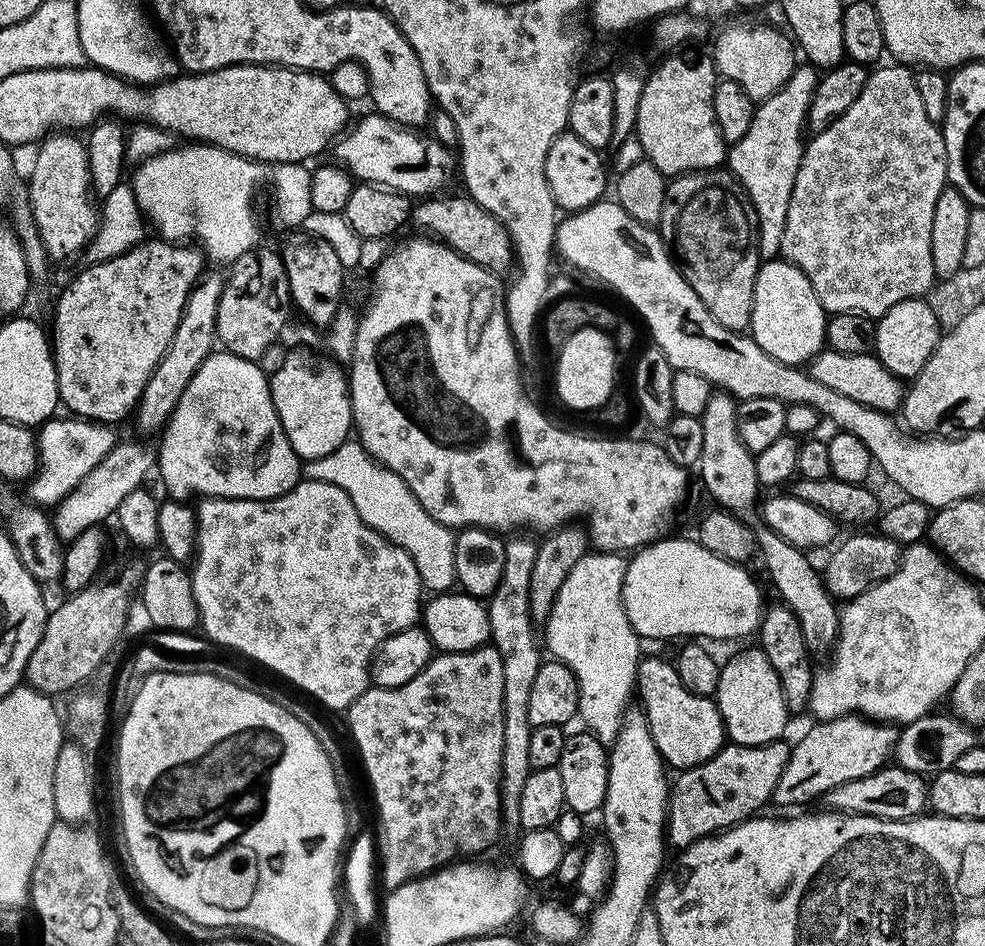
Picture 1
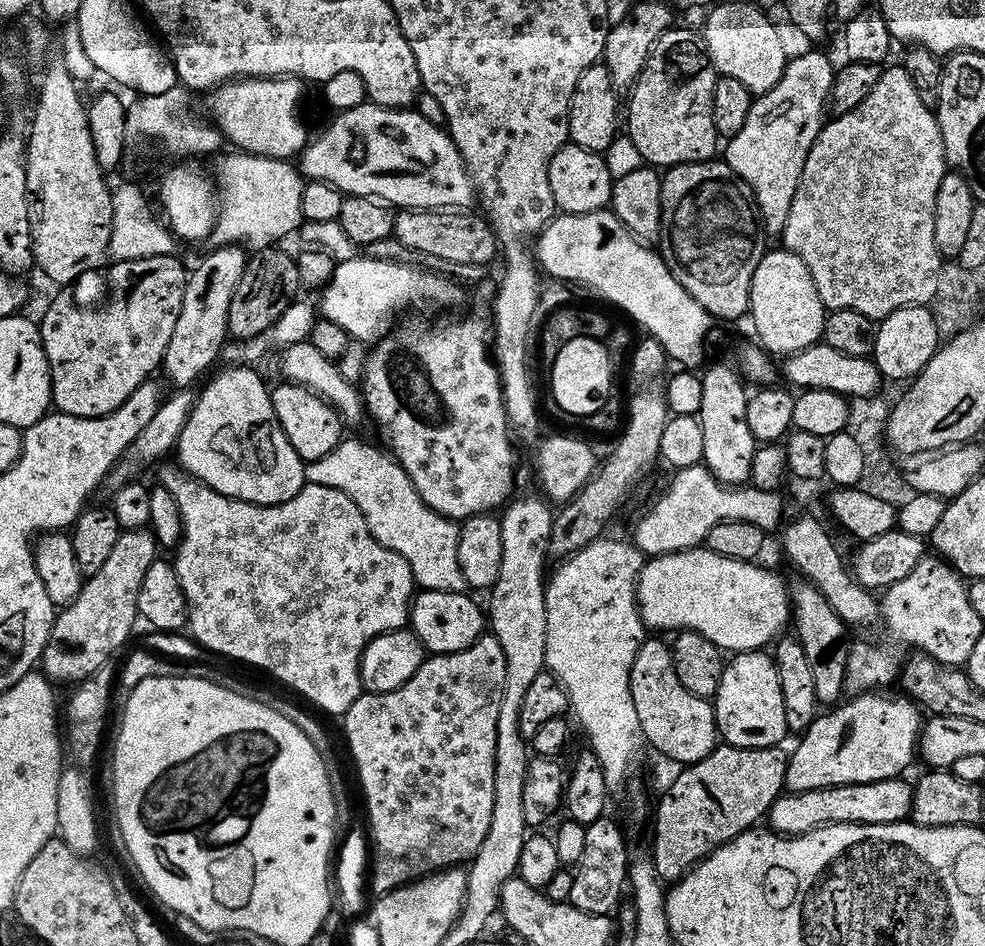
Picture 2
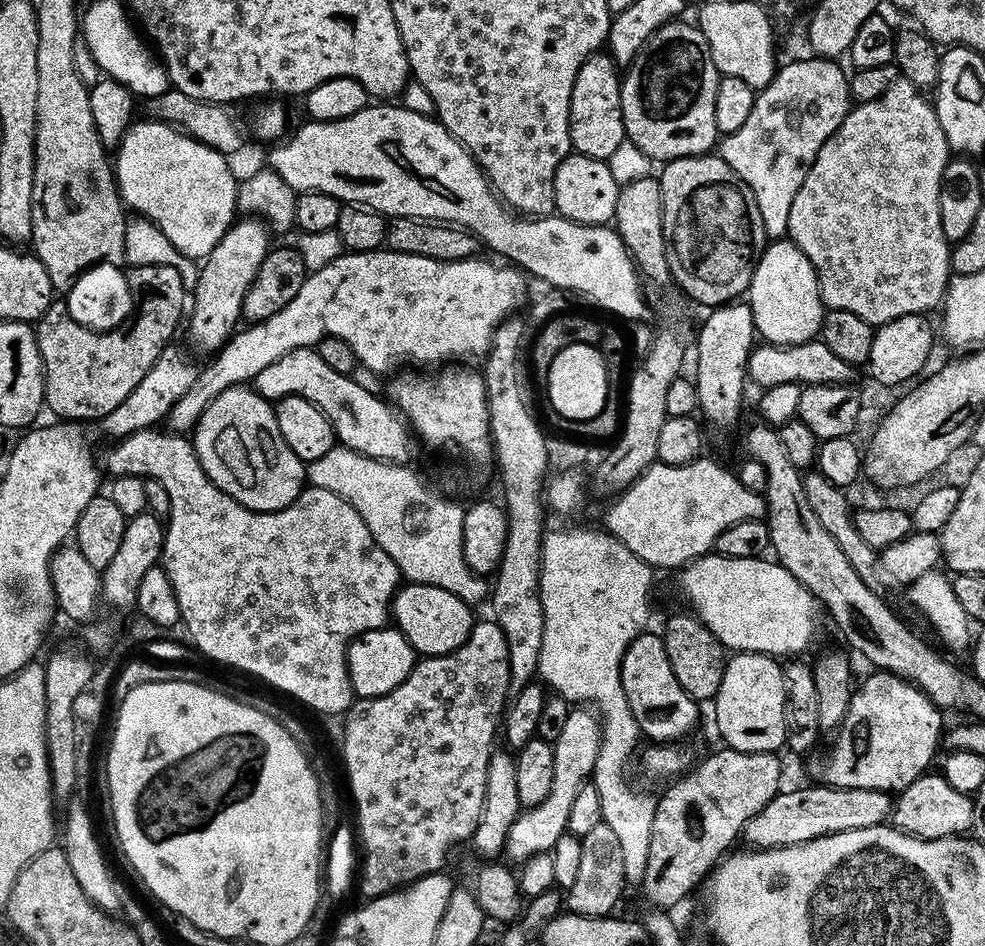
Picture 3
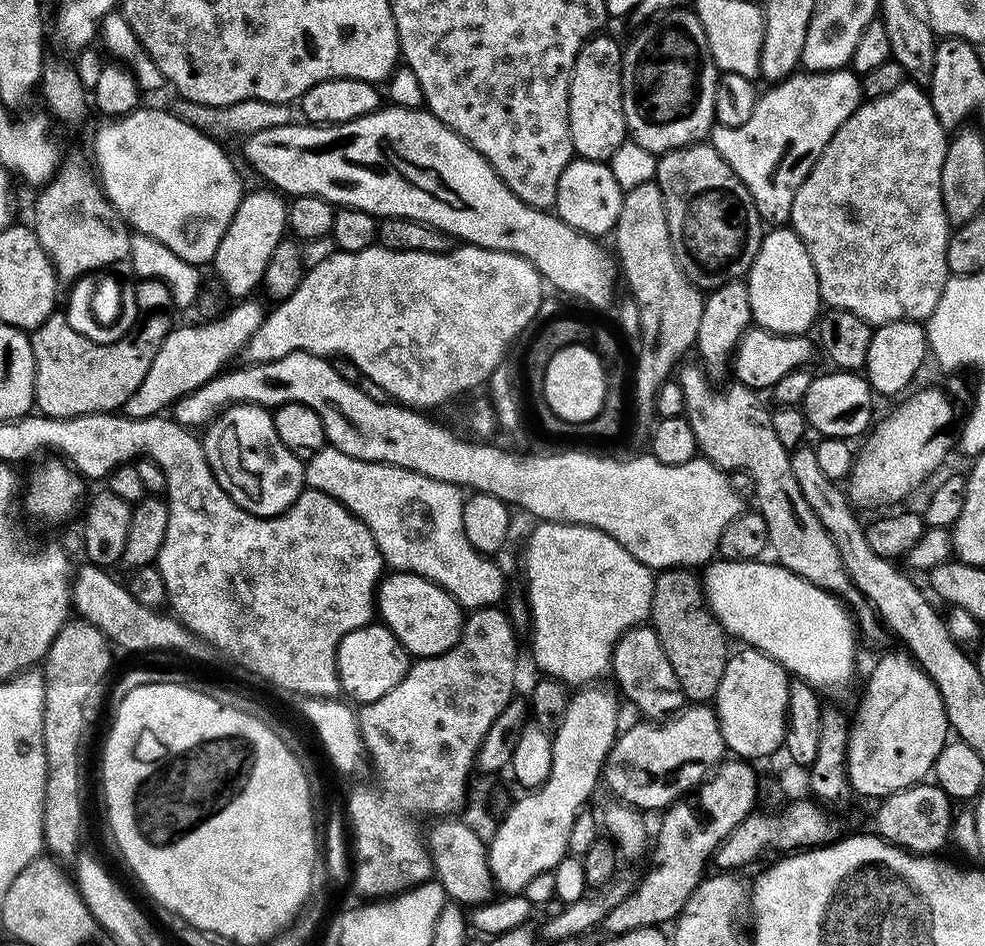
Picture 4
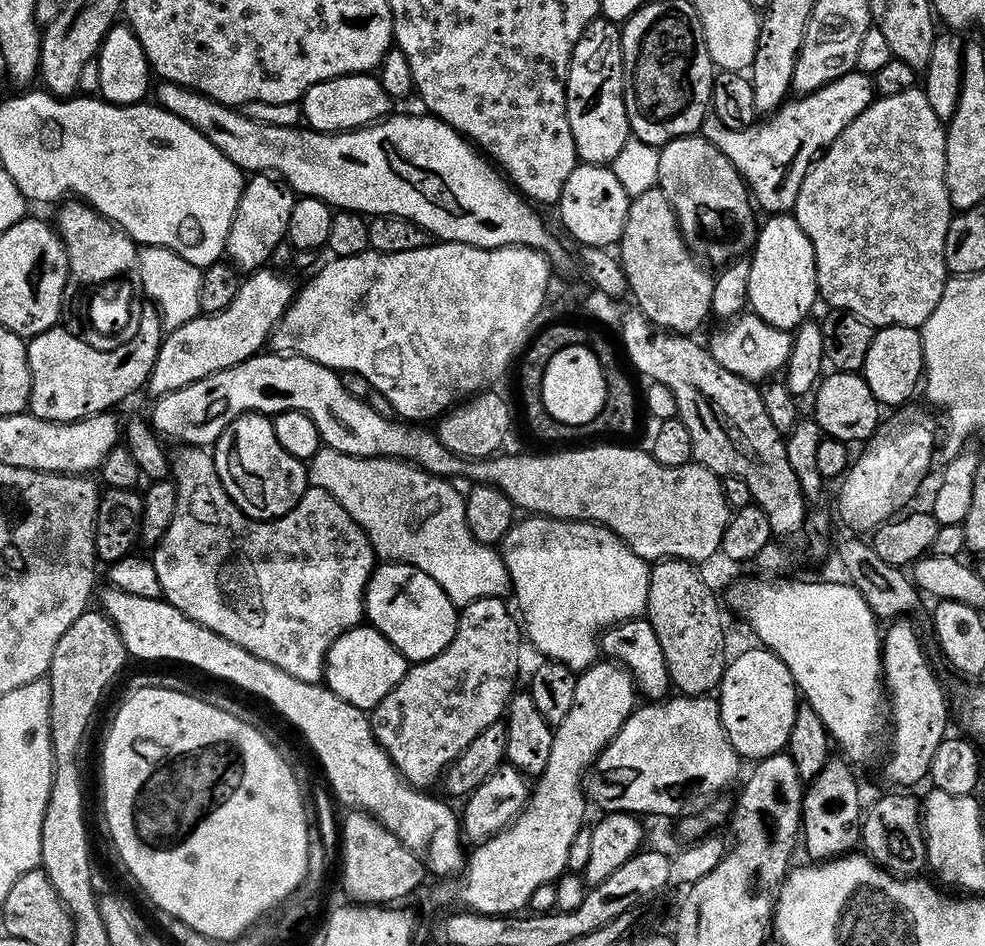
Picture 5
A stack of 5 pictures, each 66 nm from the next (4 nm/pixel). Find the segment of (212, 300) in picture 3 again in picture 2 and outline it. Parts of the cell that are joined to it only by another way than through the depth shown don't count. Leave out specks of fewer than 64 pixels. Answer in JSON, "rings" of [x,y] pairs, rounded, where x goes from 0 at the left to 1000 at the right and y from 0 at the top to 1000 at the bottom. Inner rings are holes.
{"rings":[[[219,260],[216,266],[198,284],[192,286],[191,297],[185,311],[185,328],[181,328],[181,340],[173,353],[173,363],[164,386],[164,394],[176,411],[195,410],[198,402],[220,379],[224,379],[232,358],[230,333],[238,307],[250,285],[253,272],[244,260]]]}

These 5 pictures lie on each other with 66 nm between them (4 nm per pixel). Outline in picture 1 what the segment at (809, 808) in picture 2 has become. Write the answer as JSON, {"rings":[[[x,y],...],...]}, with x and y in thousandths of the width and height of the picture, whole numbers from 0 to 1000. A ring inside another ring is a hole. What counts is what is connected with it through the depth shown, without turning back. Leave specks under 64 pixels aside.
{"rings":[[[898,810],[879,822],[867,822],[867,827],[855,827],[835,844],[842,855],[860,858],[866,863],[886,863],[896,867],[924,867],[942,854],[942,829],[939,821],[920,815],[913,810]]]}

